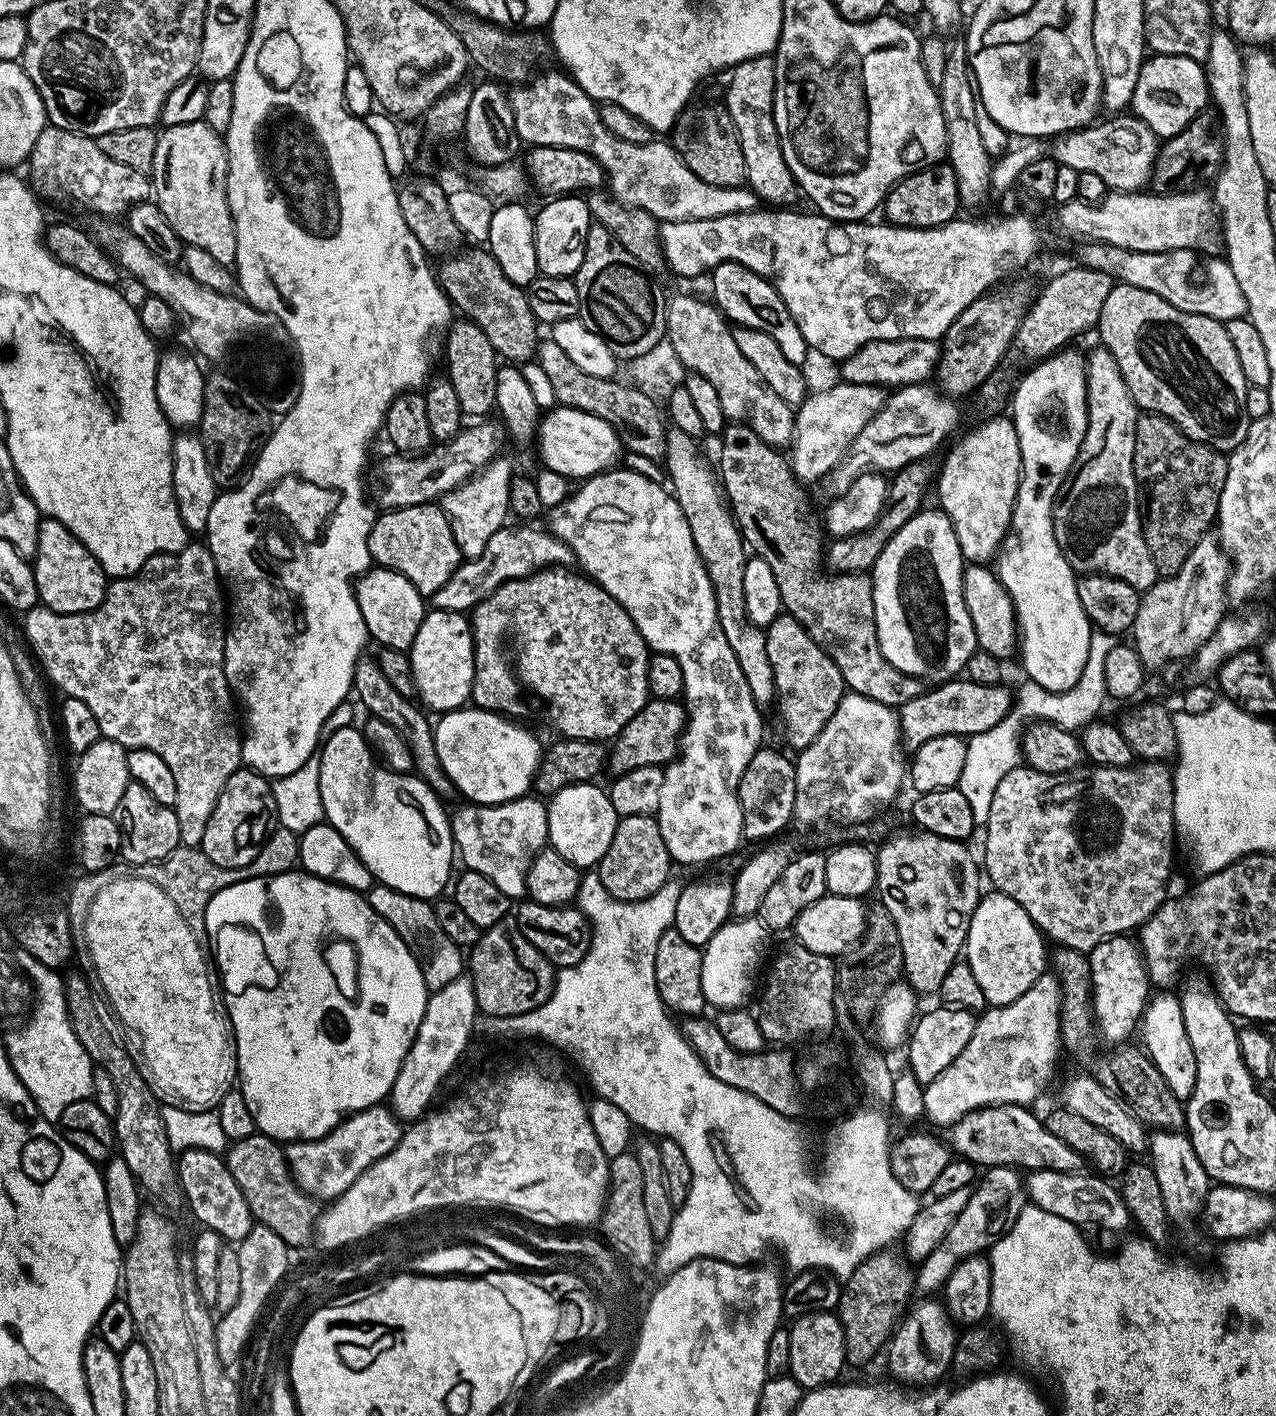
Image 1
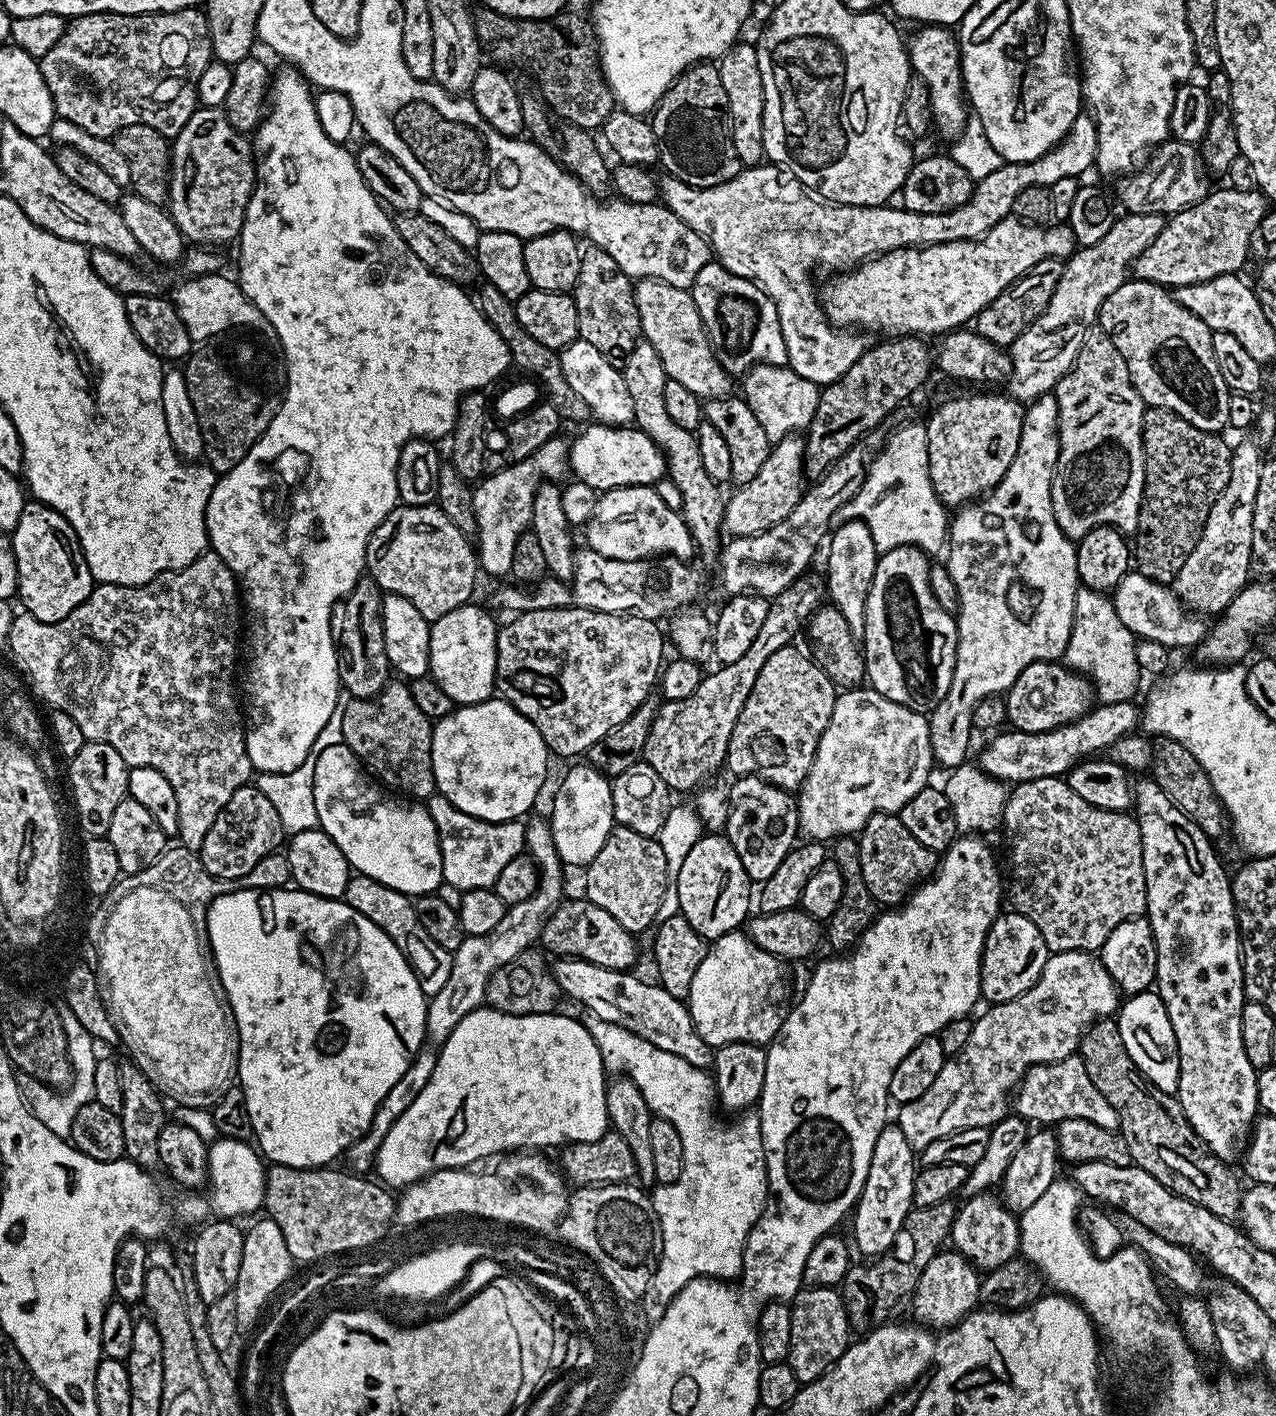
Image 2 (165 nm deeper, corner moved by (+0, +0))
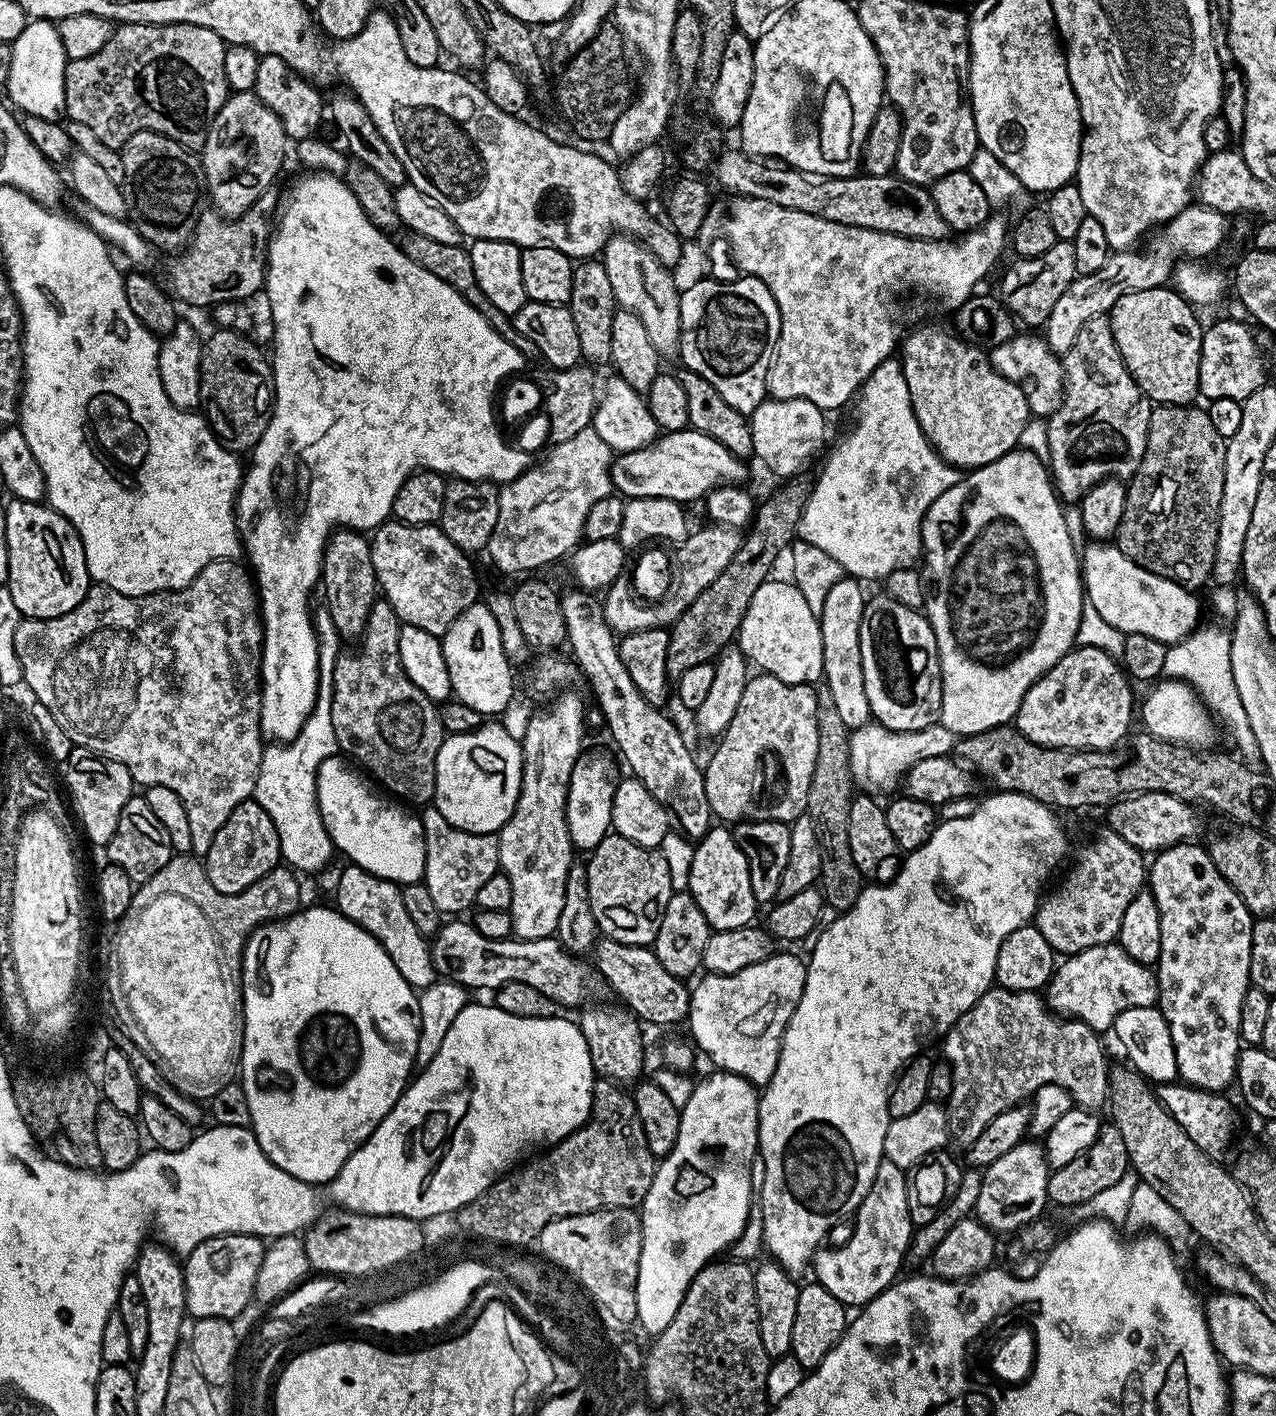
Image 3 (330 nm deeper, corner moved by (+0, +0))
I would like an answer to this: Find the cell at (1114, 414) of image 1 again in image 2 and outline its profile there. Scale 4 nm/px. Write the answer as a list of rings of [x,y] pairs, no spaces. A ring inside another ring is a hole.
[[[1089,331],[1078,350],[1078,358],[1074,362],[1074,366],[1058,381],[1054,395],[1060,415],[1058,418],[1060,453],[1056,463],[1056,472],[1052,476],[1052,509],[1062,534],[1069,540],[1078,542],[1089,530],[1097,526],[1115,526],[1121,530],[1135,529],[1140,517],[1140,506],[1144,502],[1144,410],[1146,405],[1132,384],[1132,375],[1126,366],[1126,358],[1122,358],[1122,354],[1118,354],[1118,346],[1114,346],[1114,342],[1105,332]]]

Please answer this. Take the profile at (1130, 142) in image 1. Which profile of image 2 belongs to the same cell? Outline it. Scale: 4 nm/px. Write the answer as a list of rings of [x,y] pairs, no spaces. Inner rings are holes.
[[[1169,138],[1159,145],[1147,157],[1147,160],[1139,170],[1125,175],[1119,181],[1119,184],[1121,183],[1120,200],[1125,204],[1128,212],[1154,214],[1167,218],[1173,212],[1180,212],[1183,208],[1188,208],[1194,202],[1201,200],[1203,196],[1208,195],[1210,176],[1204,167],[1204,161],[1197,145]]]

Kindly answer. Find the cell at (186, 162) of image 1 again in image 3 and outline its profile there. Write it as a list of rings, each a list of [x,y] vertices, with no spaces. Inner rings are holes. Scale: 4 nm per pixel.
[[[232,92],[222,110],[218,110],[214,122],[210,122],[206,142],[198,152],[200,167],[204,170],[206,196],[207,199],[208,196],[212,199],[211,207],[225,218],[235,218],[250,210],[250,206],[258,202],[261,194],[273,187],[272,183],[275,182],[276,175],[284,164],[284,147],[289,147],[289,144],[282,122],[274,114],[274,110],[270,110],[256,97],[255,92]]]

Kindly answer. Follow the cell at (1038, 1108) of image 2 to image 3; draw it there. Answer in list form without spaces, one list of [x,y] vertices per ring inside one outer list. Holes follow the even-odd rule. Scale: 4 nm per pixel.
[[[993,986],[943,1037],[943,1059],[952,1068],[952,1089],[946,1102],[948,1113],[948,1134],[953,1141],[970,1146],[986,1130],[986,1126],[998,1114],[1015,1104],[1027,1101],[1043,1084],[1062,1086],[1072,1095],[1079,1107],[1100,1110],[1109,1103],[1108,1078],[1110,1063],[1104,1057],[1101,1037],[1081,1020],[1057,1016],[1048,1007],[1045,997],[1039,991],[1015,992],[1009,988]]]

